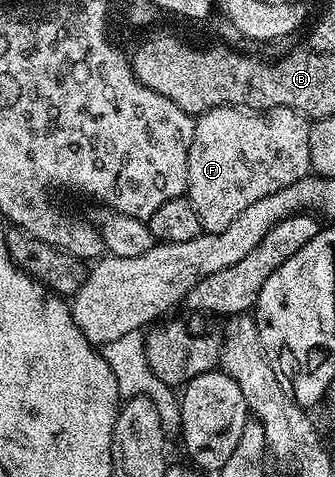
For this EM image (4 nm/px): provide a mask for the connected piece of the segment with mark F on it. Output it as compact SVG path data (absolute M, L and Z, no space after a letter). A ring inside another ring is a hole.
M219 106L195 119L196 127L188 153L186 197L198 212L200 229L217 234L250 204L309 177L310 122L299 110L285 106L269 110L246 110L239 106Z

